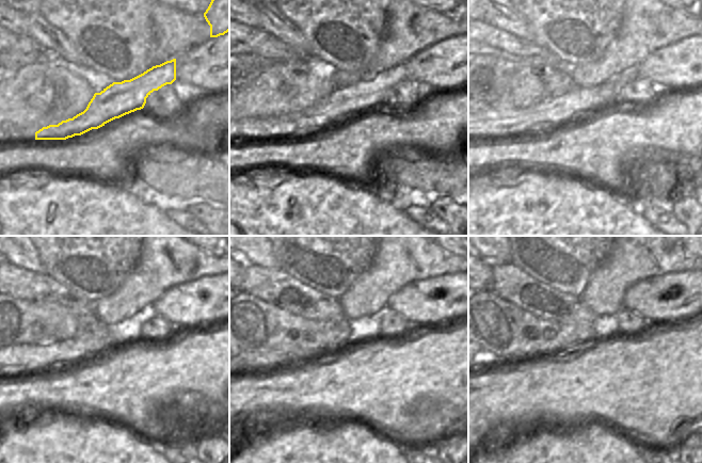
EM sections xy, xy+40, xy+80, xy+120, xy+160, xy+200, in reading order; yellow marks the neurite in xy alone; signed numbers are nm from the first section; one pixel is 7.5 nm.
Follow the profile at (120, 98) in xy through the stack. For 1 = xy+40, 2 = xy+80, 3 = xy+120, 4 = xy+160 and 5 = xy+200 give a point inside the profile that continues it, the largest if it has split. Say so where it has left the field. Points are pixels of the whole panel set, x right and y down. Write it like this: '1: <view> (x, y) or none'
1: xy+40 (364, 95)
2: xy+80 (490, 123)
3: xy+120 (16, 360)
4: xy+160 (251, 360)
5: xy+200 (490, 358)

